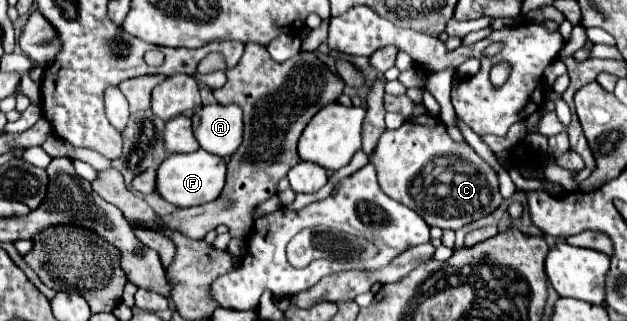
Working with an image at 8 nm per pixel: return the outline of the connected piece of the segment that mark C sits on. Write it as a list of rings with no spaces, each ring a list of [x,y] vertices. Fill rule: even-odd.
[[[429,114],[409,118],[397,130],[385,130],[369,162],[377,170],[381,190],[415,210],[429,226],[457,230],[489,216],[503,202],[497,172],[469,144],[453,142],[445,124]]]

